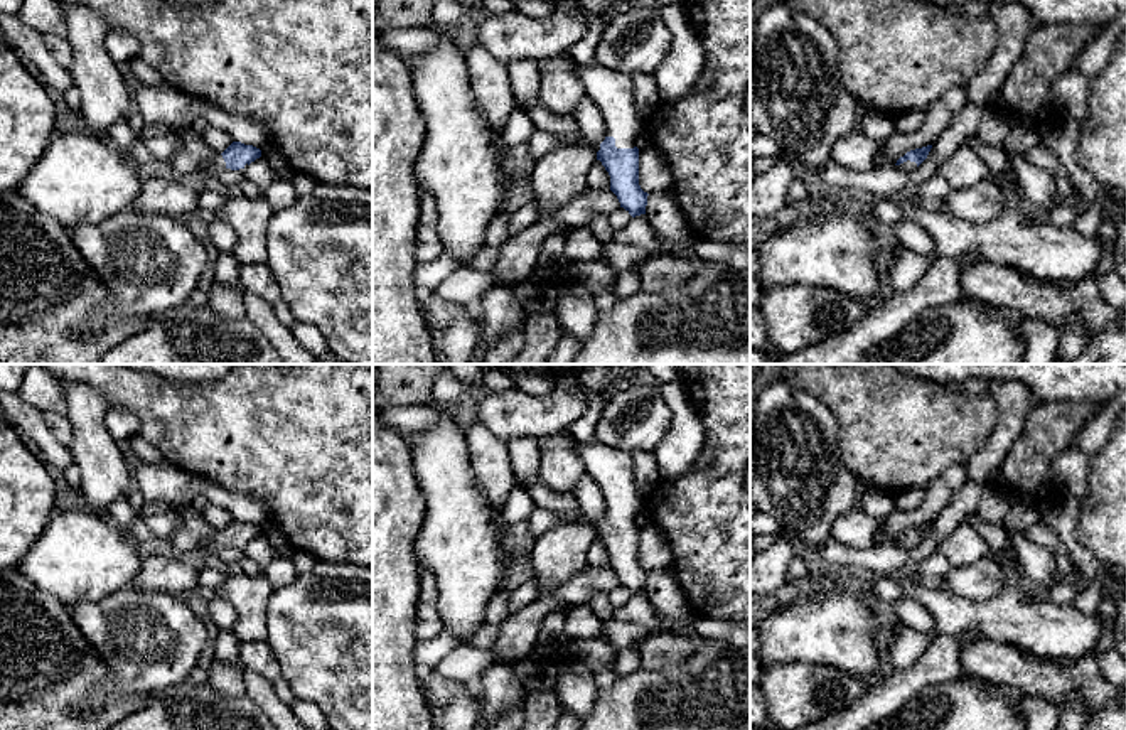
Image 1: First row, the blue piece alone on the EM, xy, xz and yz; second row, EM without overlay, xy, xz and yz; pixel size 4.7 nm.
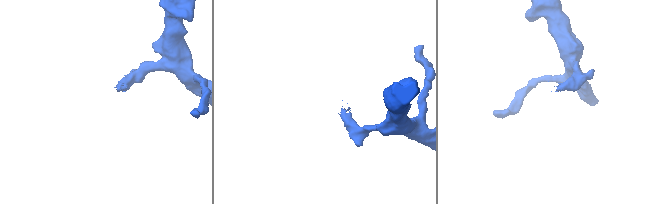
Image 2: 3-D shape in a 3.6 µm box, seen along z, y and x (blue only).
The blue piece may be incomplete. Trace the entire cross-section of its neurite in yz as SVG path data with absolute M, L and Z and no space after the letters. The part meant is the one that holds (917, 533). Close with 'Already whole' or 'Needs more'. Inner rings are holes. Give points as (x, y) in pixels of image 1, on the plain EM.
M927 523L927 524L907 529L903 534L900 534L897 538L897 541L895 541L897 546L900 550L912 550L912 548L915 548L927 536L930 526L932 526L932 523Z. Needs more

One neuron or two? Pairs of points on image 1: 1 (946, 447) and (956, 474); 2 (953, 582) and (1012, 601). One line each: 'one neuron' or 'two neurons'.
1: two neurons
2: two neurons

